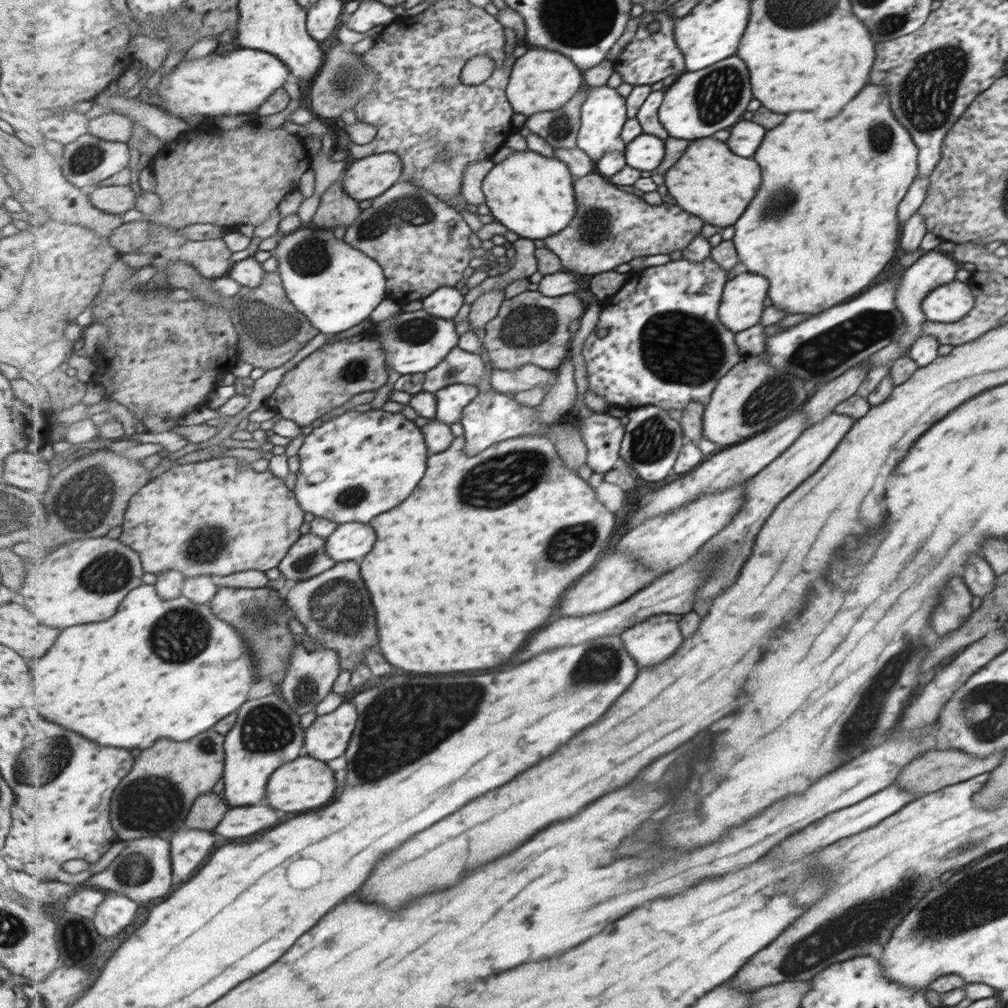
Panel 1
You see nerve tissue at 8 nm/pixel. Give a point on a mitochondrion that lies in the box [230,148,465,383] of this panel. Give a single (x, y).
(278, 328)

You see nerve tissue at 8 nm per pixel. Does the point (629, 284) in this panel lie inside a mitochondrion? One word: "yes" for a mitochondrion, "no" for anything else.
no

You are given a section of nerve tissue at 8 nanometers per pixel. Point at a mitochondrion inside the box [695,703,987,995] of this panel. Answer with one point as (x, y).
(816, 949)

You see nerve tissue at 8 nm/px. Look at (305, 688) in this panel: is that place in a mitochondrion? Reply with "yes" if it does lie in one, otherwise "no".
yes

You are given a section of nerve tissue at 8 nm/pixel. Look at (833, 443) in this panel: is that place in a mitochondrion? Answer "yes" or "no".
no

